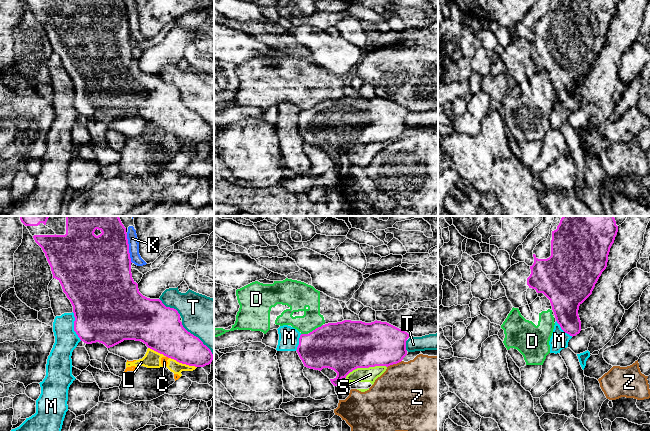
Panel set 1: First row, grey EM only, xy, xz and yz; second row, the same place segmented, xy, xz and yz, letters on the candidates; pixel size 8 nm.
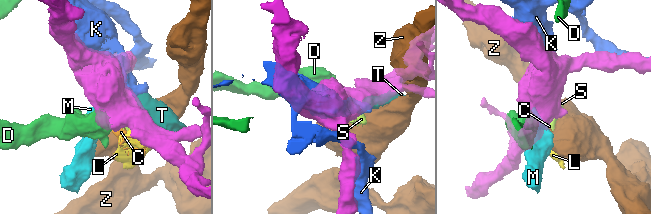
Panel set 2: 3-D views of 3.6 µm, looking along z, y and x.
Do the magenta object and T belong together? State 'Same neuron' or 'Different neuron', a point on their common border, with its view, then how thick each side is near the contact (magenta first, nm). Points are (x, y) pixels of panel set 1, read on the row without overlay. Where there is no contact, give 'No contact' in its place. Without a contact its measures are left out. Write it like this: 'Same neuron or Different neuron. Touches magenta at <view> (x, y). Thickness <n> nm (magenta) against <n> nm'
Different neuron. Touches magenta at xy (198, 114). Thickness 300 nm (magenta) against 360 nm

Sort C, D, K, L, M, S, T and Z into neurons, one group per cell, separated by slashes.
C L S / D / K T / M / Z

